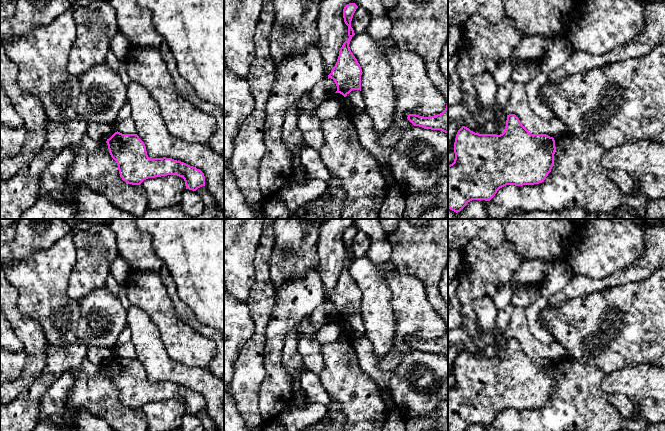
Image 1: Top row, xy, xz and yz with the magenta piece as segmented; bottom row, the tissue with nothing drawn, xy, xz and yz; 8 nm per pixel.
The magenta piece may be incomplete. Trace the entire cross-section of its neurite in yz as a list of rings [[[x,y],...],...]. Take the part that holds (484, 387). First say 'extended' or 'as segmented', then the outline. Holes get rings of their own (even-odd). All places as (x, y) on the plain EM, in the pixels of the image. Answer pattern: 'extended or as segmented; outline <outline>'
as segmented; outline [[[515,338],[507,339],[506,350],[504,356],[500,359],[497,358],[479,358],[471,355],[469,352],[462,350],[455,362],[454,366],[454,377],[455,383],[454,386],[448,389],[448,431],[465,431],[468,426],[472,424],[485,424],[490,425],[497,415],[506,410],[506,409],[534,409],[542,407],[548,398],[551,396],[552,391],[554,390],[554,378],[556,375],[555,364],[553,361],[550,361],[546,358],[531,358],[520,346],[519,342]]]

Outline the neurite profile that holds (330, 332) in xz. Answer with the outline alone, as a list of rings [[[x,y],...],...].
[[[334,317],[319,328],[314,335],[314,340],[320,344],[332,343],[340,338],[345,330],[345,321],[340,317]]]

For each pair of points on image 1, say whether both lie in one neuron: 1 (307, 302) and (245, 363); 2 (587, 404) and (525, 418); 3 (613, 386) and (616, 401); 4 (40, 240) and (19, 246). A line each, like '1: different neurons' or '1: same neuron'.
1: different neurons
2: same neuron
3: different neurons
4: same neuron

